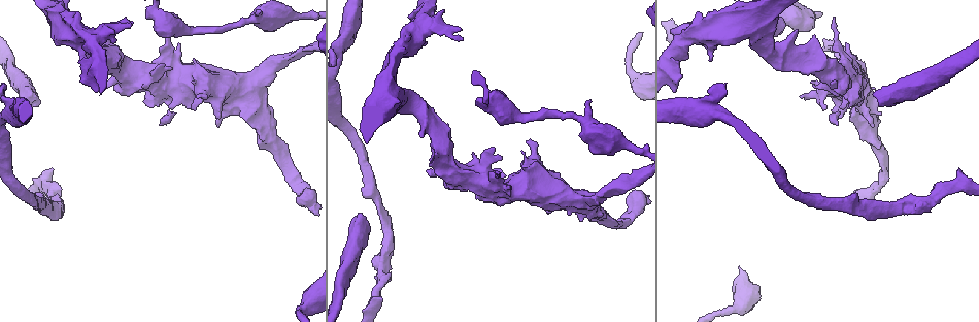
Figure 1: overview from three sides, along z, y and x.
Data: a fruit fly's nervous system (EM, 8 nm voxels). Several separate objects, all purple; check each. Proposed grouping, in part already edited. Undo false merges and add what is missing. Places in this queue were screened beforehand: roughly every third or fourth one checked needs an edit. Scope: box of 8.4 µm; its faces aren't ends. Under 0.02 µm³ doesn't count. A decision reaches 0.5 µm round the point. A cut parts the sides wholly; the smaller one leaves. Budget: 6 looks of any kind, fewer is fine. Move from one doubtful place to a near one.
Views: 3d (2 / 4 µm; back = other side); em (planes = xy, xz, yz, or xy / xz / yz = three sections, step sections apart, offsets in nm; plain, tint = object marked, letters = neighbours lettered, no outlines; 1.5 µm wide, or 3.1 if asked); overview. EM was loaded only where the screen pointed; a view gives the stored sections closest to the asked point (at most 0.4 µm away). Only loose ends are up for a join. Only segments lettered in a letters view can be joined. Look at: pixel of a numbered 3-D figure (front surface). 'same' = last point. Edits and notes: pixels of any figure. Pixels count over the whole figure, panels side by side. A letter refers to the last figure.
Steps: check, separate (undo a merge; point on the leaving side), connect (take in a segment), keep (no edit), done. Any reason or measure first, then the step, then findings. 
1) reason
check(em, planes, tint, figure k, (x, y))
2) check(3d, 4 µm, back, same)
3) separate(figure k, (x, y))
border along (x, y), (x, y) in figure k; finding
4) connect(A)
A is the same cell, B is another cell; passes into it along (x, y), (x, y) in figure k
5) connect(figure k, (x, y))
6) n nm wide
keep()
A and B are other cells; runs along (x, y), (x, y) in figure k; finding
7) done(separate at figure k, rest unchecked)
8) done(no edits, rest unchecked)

an open end
check(3d, 4 µm, back, figure 1, (462, 38))

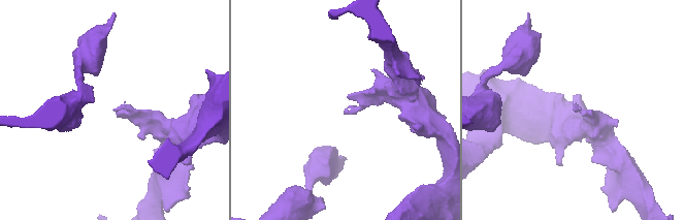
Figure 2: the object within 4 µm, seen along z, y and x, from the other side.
check(em, planes, tint, figure 2, (345, 113))

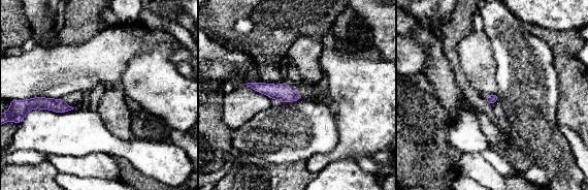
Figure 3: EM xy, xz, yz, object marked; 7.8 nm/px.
see the neighbours
check(em, planes, letters, same)

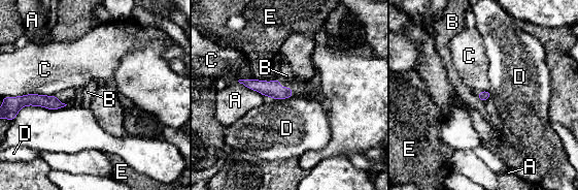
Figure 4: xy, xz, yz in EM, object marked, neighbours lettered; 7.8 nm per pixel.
A touches over 240 nm
keep()
A, B, C, D and E are other cells; runs along (244, 82), (290, 94) in figure 4; none of them fits

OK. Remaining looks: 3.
sudden change in width
check(em, planes, letters, figure 1, (151, 79))

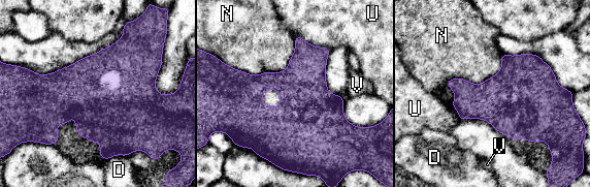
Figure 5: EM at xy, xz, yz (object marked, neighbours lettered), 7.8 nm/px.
400 nm wide
keep()
D, N, U and V are other cells; border along (501, 55), (451, 104) in figure 5; continuous, no second cell

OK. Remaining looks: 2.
sudden change in width
check(3d, 4 µm, figure 1, (249, 20))

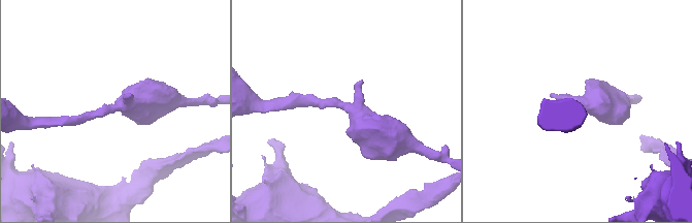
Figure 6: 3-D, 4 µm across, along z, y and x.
check(em, xy, step 8, letters, figure 6, (116, 105))

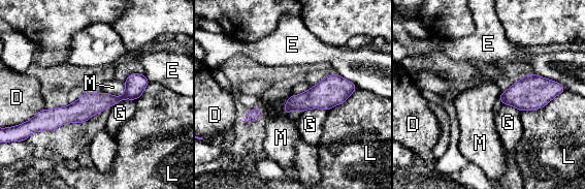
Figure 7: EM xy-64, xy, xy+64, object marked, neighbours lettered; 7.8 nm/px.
L touches over 400 nm
keep()
D, E, G, L and M are other cells; runs along (145, 82), (121, 98), (53, 119) in figure 7; all the same cell

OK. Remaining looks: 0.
done(no edits, rest unchecked)

